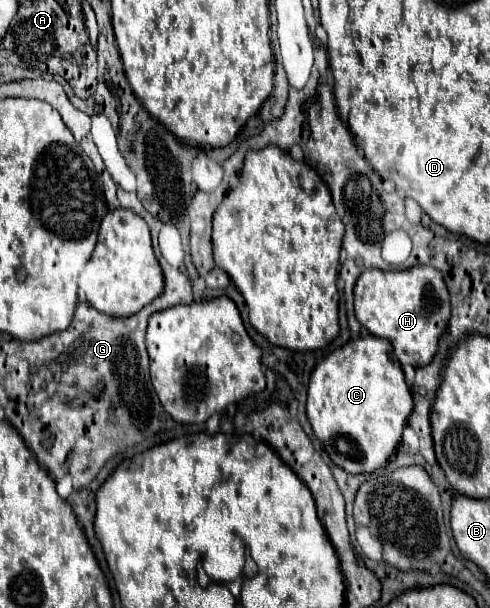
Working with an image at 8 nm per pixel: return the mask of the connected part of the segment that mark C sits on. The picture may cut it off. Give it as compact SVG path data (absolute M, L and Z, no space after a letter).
M374 335L348 341L344 347L332 351L322 363L318 363L310 375L306 405L308 421L330 459L348 473L372 473L386 465L400 445L402 429L412 413L412 407L410 387L406 385L400 363L392 355L392 345Z

